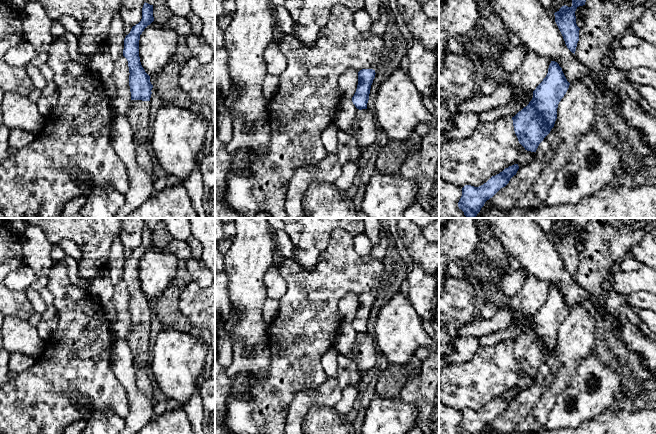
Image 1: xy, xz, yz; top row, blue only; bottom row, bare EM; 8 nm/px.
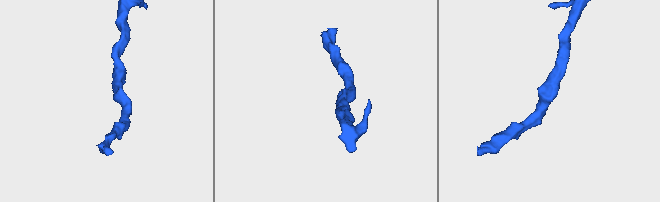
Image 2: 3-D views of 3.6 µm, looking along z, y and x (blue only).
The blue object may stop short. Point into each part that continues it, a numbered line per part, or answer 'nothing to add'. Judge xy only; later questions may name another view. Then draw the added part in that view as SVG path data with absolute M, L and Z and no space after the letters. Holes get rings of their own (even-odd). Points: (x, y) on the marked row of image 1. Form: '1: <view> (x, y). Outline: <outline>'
nothing to add

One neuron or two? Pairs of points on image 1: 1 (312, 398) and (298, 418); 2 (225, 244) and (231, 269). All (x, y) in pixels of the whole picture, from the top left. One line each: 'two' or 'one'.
1: one
2: two

